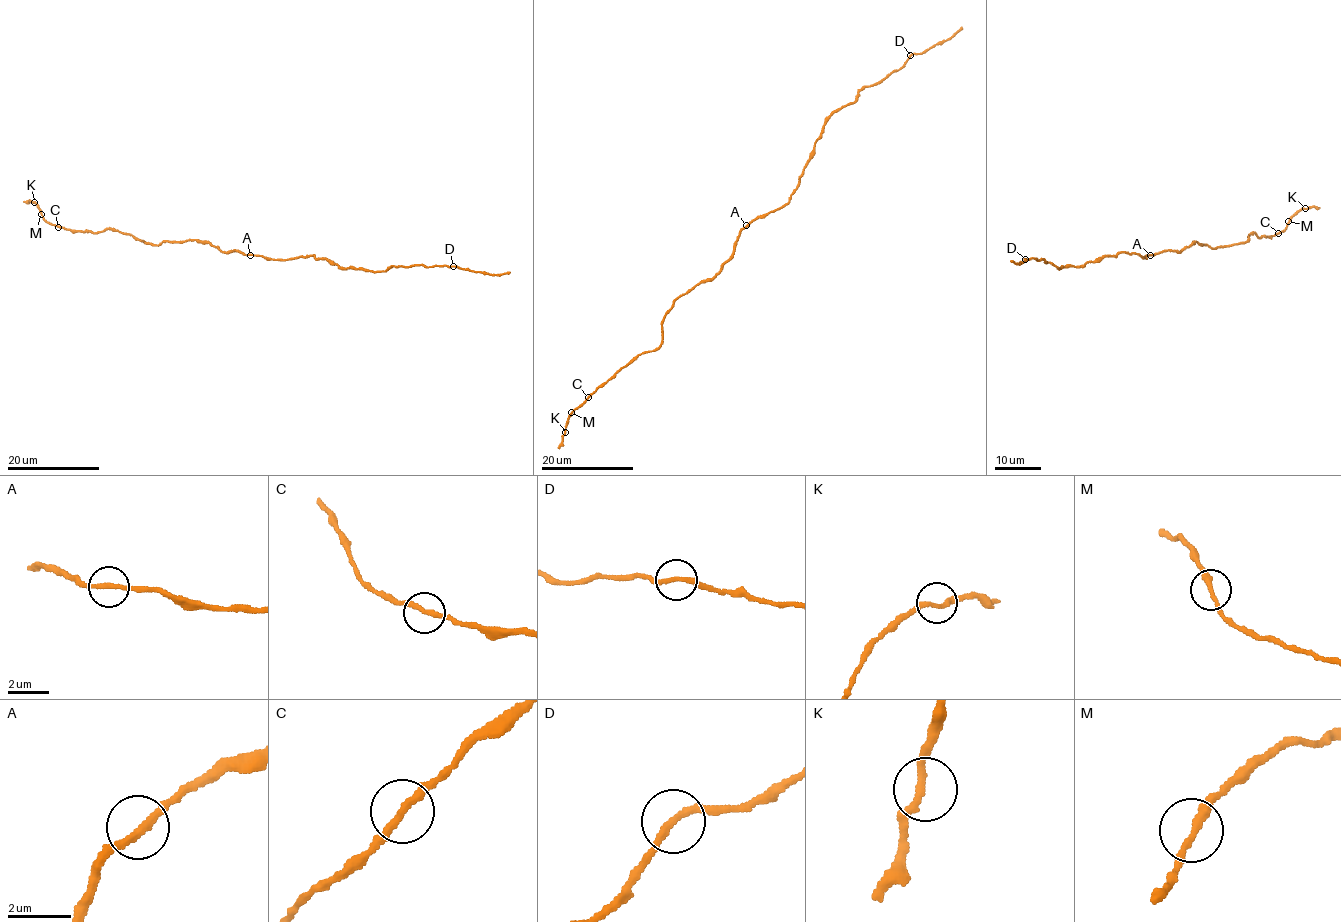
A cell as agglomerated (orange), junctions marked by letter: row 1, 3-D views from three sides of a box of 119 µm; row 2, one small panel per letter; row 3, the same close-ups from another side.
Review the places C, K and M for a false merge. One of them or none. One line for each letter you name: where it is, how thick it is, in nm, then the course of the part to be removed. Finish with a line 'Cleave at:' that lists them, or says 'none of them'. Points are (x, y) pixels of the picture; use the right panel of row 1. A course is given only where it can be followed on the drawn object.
Cleave at: none of them

